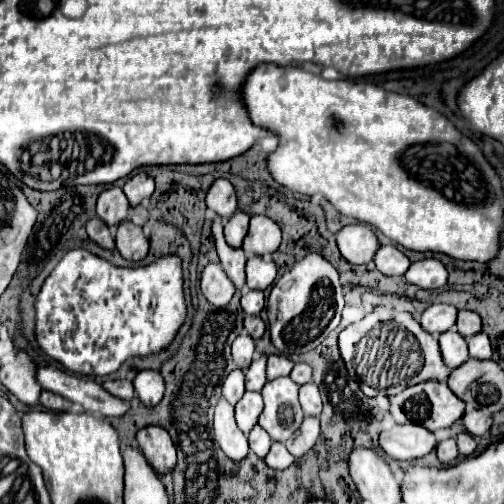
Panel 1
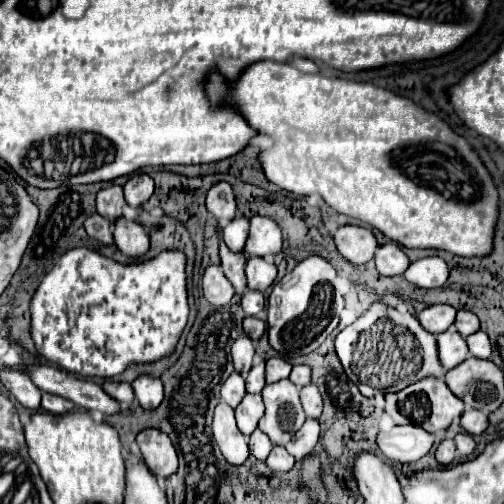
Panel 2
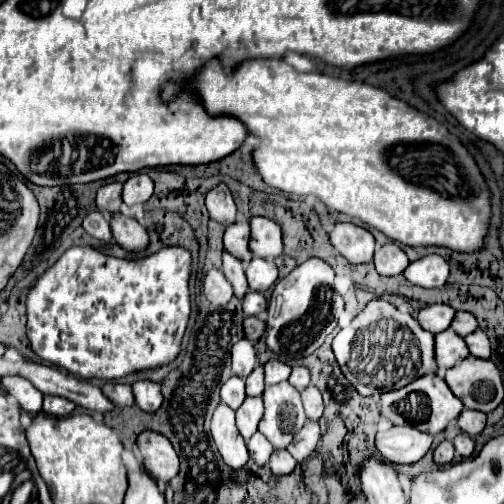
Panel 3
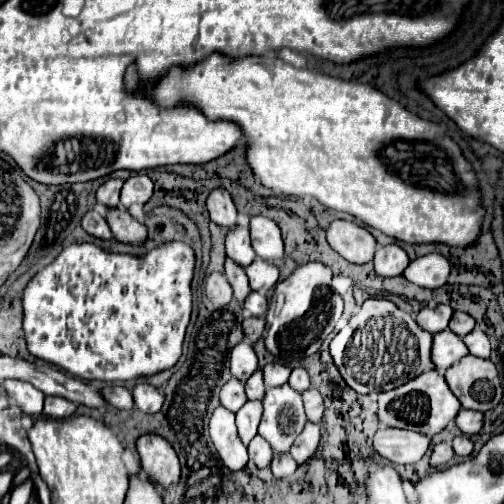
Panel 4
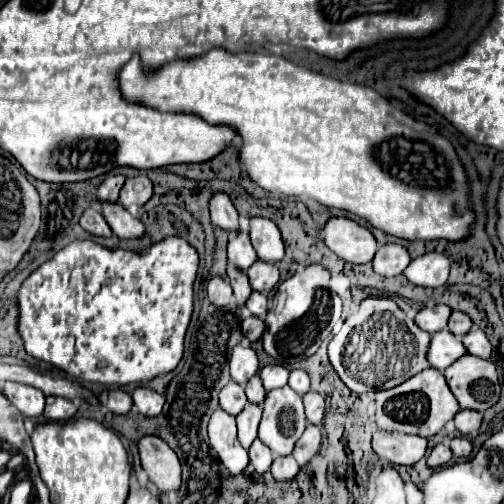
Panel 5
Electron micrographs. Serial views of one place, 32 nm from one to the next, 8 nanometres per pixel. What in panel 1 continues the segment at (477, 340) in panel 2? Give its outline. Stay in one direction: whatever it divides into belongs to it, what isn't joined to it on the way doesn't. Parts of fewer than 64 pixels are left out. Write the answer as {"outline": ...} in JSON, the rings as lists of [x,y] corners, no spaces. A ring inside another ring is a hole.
{"outline":[[[478,332],[474,336],[468,338],[468,348],[470,348],[470,356],[478,358],[478,360],[488,360],[492,356],[492,346],[488,336],[484,336],[484,332]]]}

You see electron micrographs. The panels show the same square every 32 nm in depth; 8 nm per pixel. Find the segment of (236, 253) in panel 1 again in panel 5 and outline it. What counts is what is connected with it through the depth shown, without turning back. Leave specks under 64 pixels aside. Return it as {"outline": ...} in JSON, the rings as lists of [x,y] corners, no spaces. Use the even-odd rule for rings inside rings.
{"outline":[[[228,266],[228,280],[230,280],[232,288],[234,288],[234,298],[236,298],[238,308],[244,308],[244,306],[246,306],[248,296],[252,294],[252,288],[250,288],[248,276],[246,276],[244,272],[240,272],[238,268]]]}

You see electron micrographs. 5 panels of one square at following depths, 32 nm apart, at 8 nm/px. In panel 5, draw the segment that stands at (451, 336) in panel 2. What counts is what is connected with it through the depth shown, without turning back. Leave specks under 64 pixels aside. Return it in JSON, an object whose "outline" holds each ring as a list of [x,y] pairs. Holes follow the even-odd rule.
{"outline":[[[444,328],[436,334],[432,334],[432,340],[430,340],[430,346],[428,346],[428,352],[426,352],[426,360],[432,368],[442,372],[454,360],[458,360],[460,354],[466,354],[464,344]]]}

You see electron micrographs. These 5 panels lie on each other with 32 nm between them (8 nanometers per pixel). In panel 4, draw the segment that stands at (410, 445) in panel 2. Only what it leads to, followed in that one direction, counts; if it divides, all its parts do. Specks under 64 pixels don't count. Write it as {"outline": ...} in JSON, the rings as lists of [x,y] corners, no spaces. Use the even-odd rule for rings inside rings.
{"outline":[[[378,430],[374,436],[374,450],[394,462],[394,464],[414,464],[418,462],[430,446],[428,436],[420,436],[418,432],[404,430]]]}

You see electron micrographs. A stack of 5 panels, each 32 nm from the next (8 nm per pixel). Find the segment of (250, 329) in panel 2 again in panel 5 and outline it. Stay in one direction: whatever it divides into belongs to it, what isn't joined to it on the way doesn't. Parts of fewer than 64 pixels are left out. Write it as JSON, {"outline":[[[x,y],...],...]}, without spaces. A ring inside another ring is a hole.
{"outline":[[[246,316],[242,322],[242,332],[250,342],[260,340],[260,336],[264,332],[264,320],[256,318],[256,316]]]}

